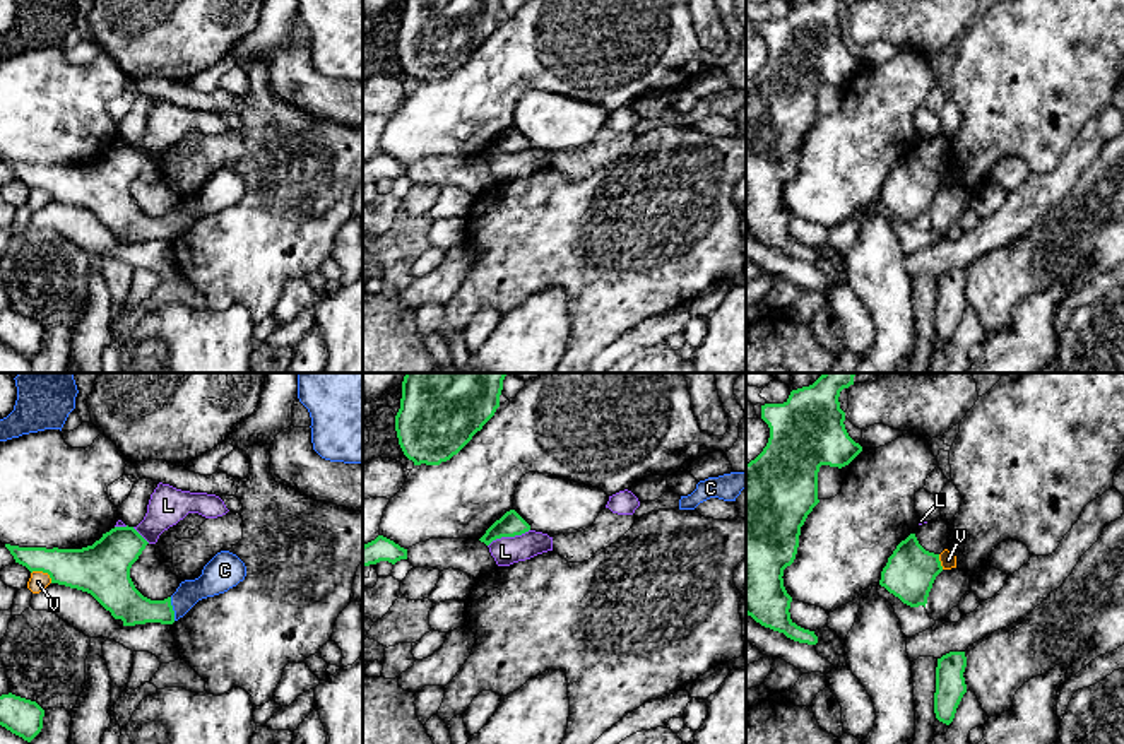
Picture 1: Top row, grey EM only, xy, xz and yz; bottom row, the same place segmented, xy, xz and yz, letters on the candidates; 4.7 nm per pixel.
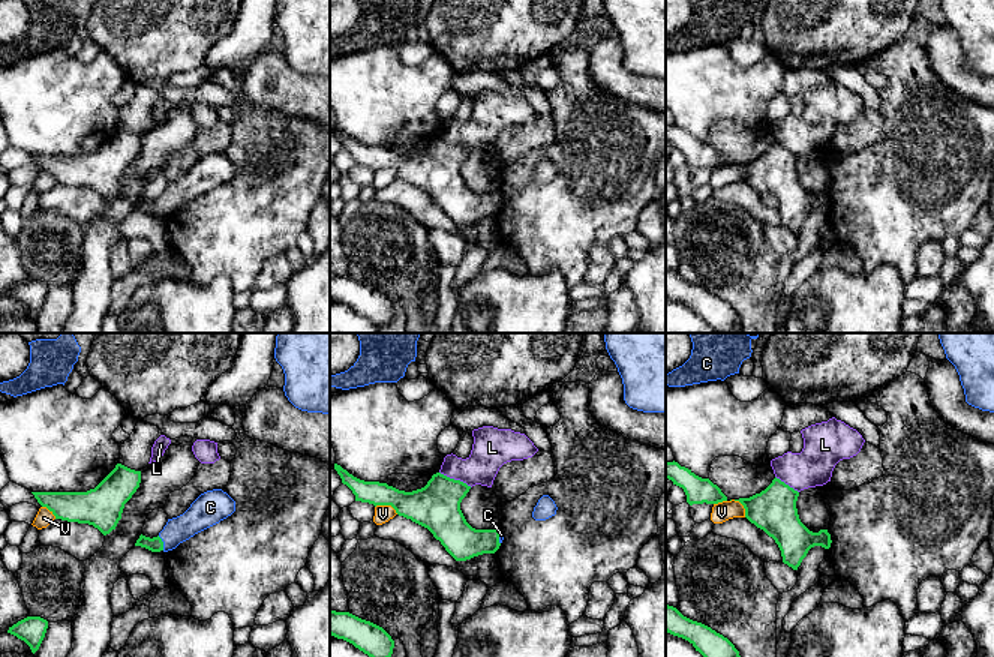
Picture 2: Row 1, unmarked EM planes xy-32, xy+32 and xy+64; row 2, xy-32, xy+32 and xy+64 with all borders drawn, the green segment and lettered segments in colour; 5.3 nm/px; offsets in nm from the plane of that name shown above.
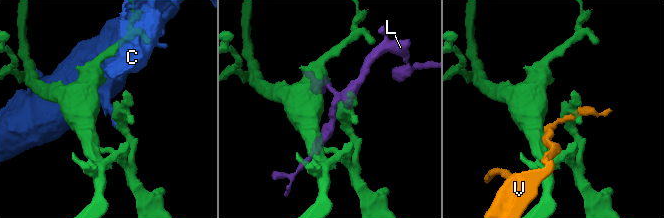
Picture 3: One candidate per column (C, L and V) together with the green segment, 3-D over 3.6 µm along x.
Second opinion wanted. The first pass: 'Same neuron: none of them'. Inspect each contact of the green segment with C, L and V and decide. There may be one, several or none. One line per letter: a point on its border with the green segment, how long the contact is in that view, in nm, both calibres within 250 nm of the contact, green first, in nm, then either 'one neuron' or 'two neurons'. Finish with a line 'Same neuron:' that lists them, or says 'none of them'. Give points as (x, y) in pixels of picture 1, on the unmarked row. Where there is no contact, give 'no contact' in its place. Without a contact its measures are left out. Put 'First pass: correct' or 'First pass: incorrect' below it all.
C: xy (171, 226) | 110 nm | 170/140 nm | two neurons
L: xz (508, 153) | 220 nm | 110/130 nm | two neurons
V: xy (43, 188) | 120 nm | 220/90 nm | two neurons
Same neuron: none of them
First pass: correct

